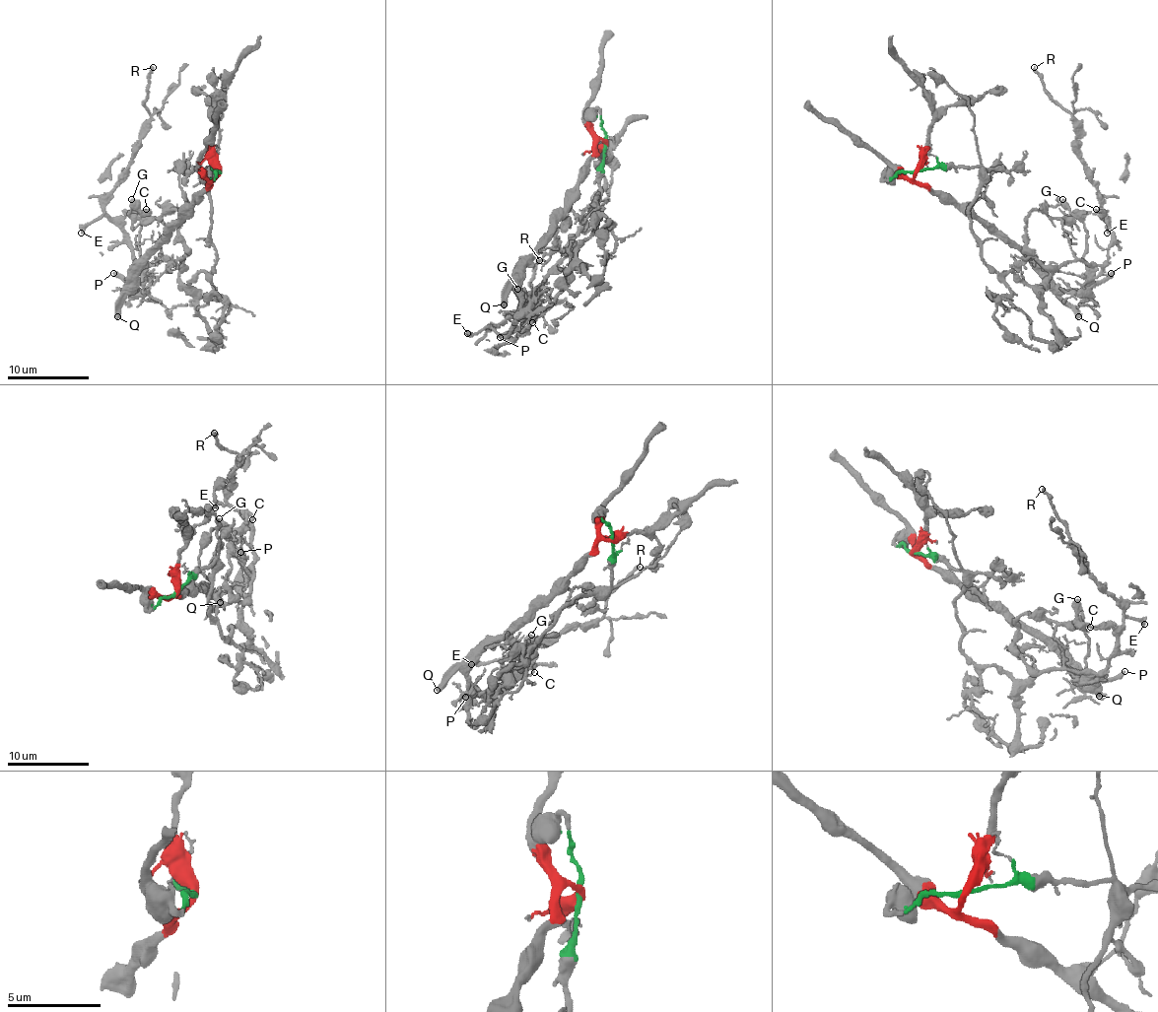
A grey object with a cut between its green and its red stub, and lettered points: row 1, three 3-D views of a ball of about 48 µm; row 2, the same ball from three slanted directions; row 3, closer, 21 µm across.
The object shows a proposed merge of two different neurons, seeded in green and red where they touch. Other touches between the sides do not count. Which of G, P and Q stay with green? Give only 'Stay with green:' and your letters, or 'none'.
Stay with green: none

